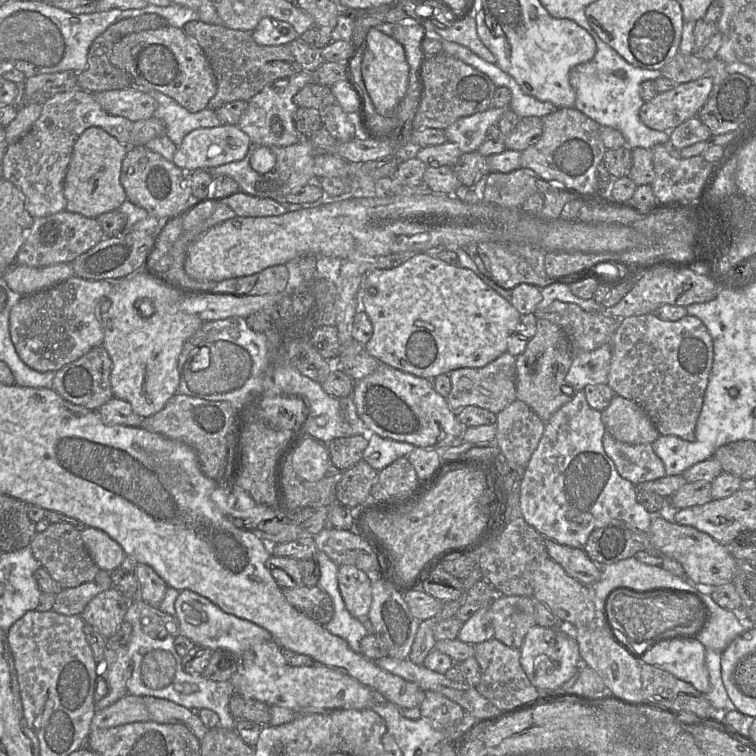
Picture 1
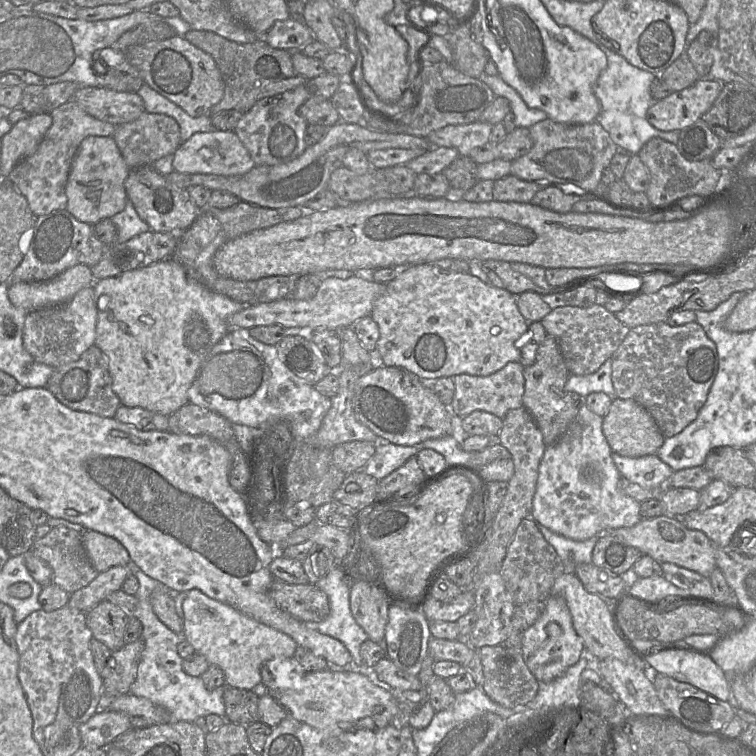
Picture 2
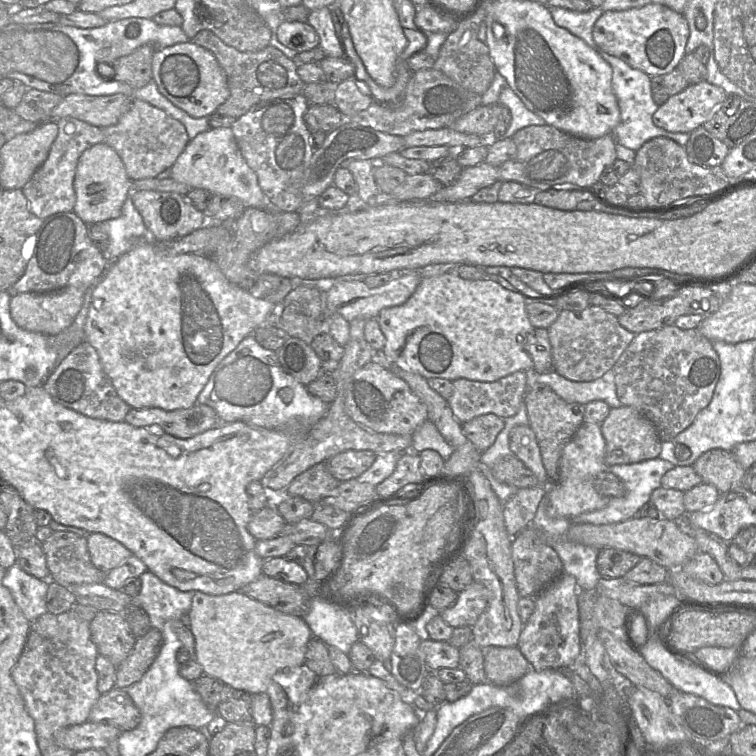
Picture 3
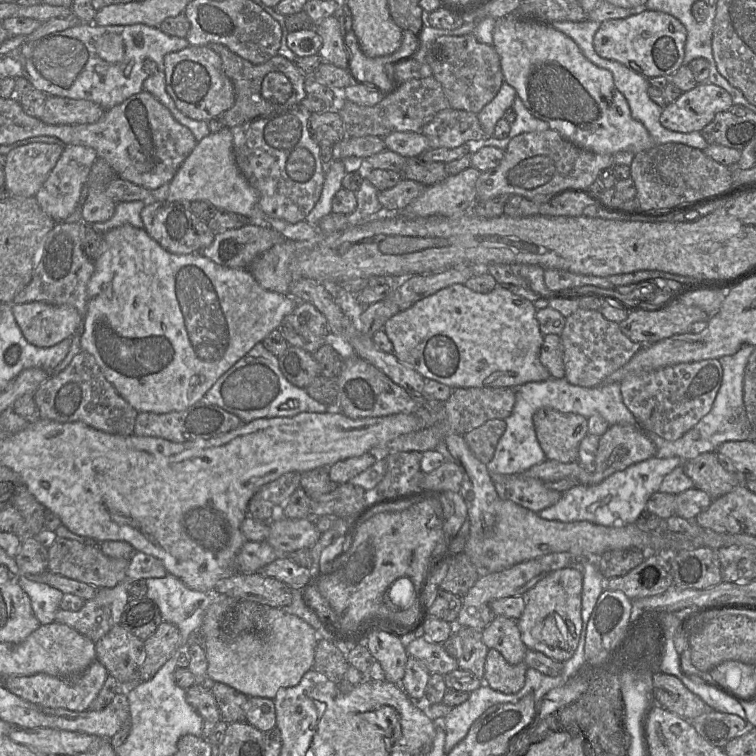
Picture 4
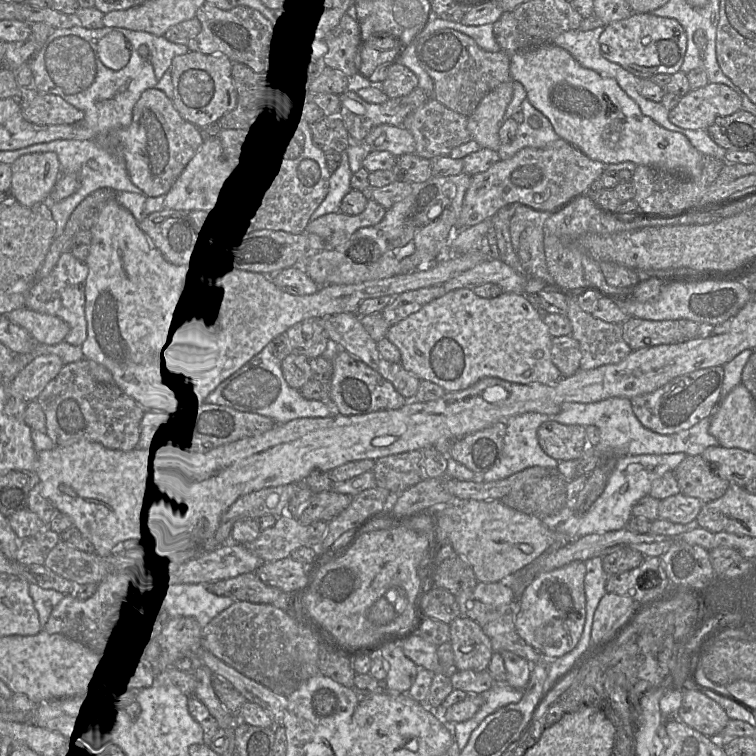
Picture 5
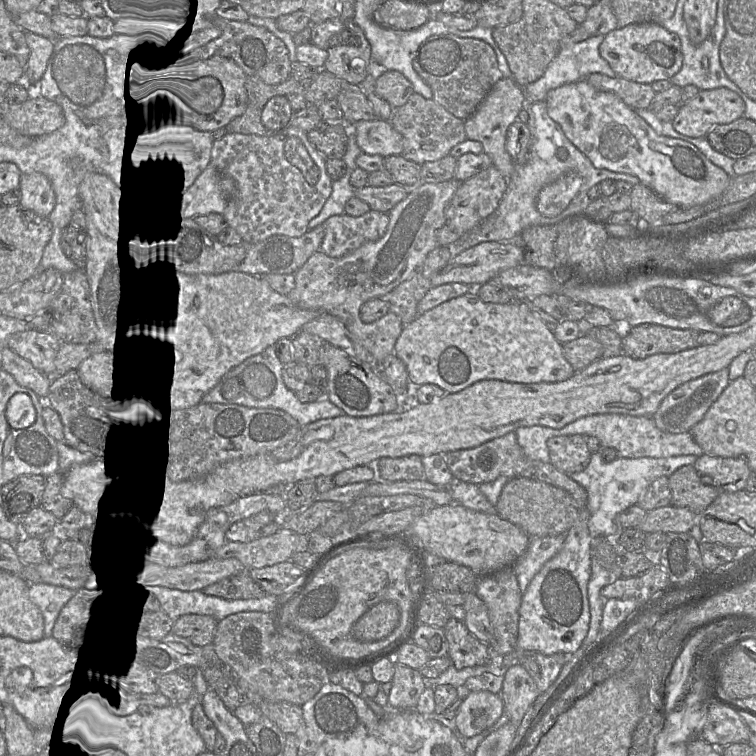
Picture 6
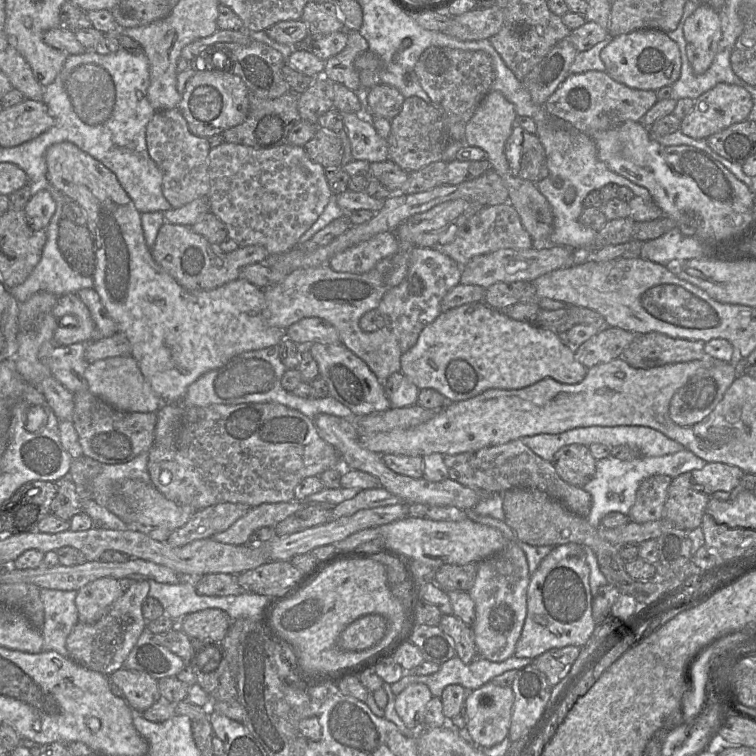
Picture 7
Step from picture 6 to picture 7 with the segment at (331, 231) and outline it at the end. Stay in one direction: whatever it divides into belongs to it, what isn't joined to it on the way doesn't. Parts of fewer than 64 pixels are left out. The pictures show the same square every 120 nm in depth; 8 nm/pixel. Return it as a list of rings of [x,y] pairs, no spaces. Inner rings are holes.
[[[383,232],[336,254],[330,260],[330,267],[338,272],[367,273],[381,260],[394,255],[398,250],[399,241],[394,232]]]

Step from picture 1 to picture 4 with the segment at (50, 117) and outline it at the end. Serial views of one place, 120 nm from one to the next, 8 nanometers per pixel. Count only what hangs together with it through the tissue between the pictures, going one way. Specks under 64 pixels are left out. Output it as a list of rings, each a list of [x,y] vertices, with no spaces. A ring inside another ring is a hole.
[[[65,145],[63,147],[56,165],[34,197],[42,211],[56,223],[65,221],[69,216],[75,214],[81,191],[97,157],[96,151],[90,147],[81,145]]]

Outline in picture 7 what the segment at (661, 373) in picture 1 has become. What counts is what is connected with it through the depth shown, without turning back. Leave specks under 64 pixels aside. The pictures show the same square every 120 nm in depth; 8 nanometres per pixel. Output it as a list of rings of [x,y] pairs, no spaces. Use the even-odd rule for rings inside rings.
[[[716,362],[708,370],[694,375],[670,401],[672,421],[683,427],[701,422],[721,401],[735,378],[734,362]]]

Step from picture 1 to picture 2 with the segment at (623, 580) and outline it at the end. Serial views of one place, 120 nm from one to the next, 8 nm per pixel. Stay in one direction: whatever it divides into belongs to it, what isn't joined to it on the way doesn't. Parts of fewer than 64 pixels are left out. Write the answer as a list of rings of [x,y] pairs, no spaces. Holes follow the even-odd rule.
[[[660,575],[638,577],[630,586],[629,594],[650,603],[658,603],[668,596],[682,596],[683,598],[684,595],[687,595],[687,592]]]

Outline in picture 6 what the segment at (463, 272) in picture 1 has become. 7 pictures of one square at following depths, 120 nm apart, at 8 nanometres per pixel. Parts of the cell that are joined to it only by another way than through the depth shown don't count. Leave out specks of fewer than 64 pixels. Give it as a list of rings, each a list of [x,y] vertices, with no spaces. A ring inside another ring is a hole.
[[[474,289],[420,314],[405,325],[395,343],[394,353],[404,362],[412,388],[435,384],[446,393],[459,392],[486,379],[516,383],[561,382],[576,372],[564,357],[562,343],[555,338],[552,327],[525,302],[484,302]]]

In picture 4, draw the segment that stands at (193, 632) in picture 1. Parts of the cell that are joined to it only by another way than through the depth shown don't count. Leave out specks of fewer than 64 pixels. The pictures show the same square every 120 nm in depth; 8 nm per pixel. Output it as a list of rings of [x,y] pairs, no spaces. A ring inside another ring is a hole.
[[[219,596],[207,609],[199,627],[202,648],[208,662],[206,682],[226,684],[247,697],[260,697],[274,700],[280,688],[293,687],[300,683],[304,674],[312,669],[315,649],[319,640],[316,630],[296,615],[281,608],[269,607],[265,612],[265,627],[240,635],[225,635],[219,628],[220,620],[238,602],[228,596]]]

